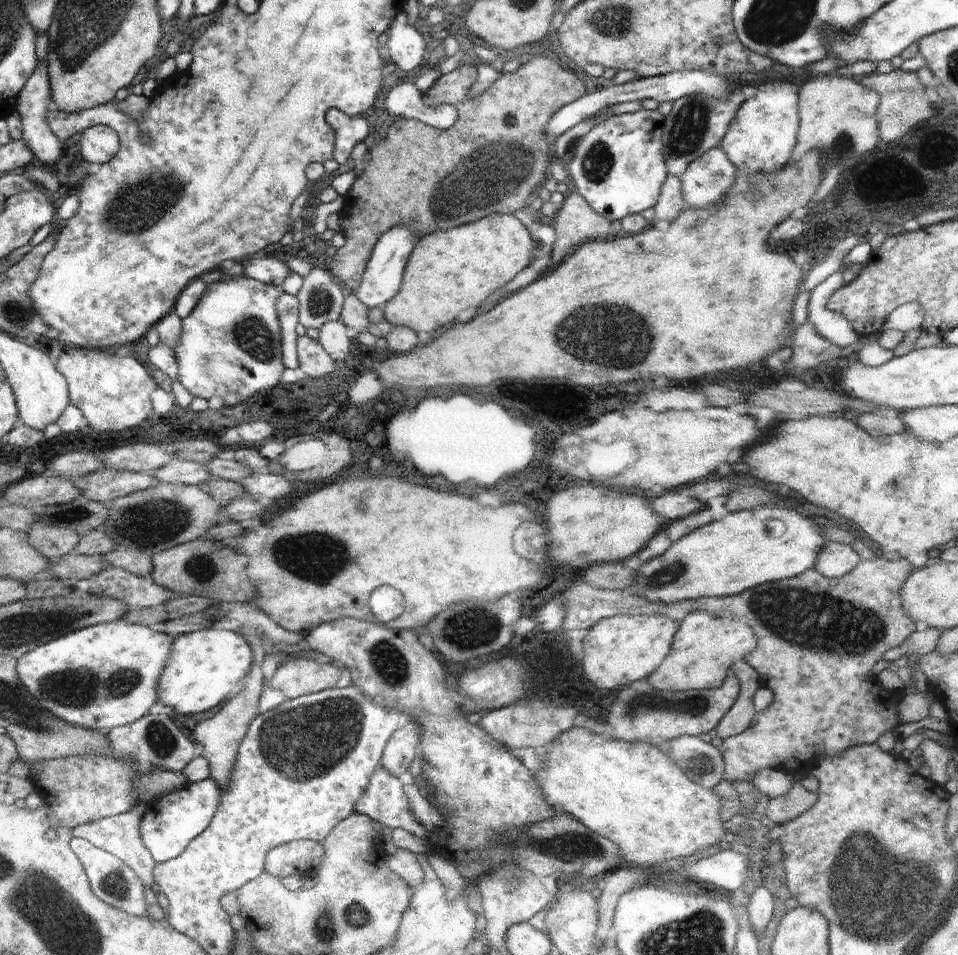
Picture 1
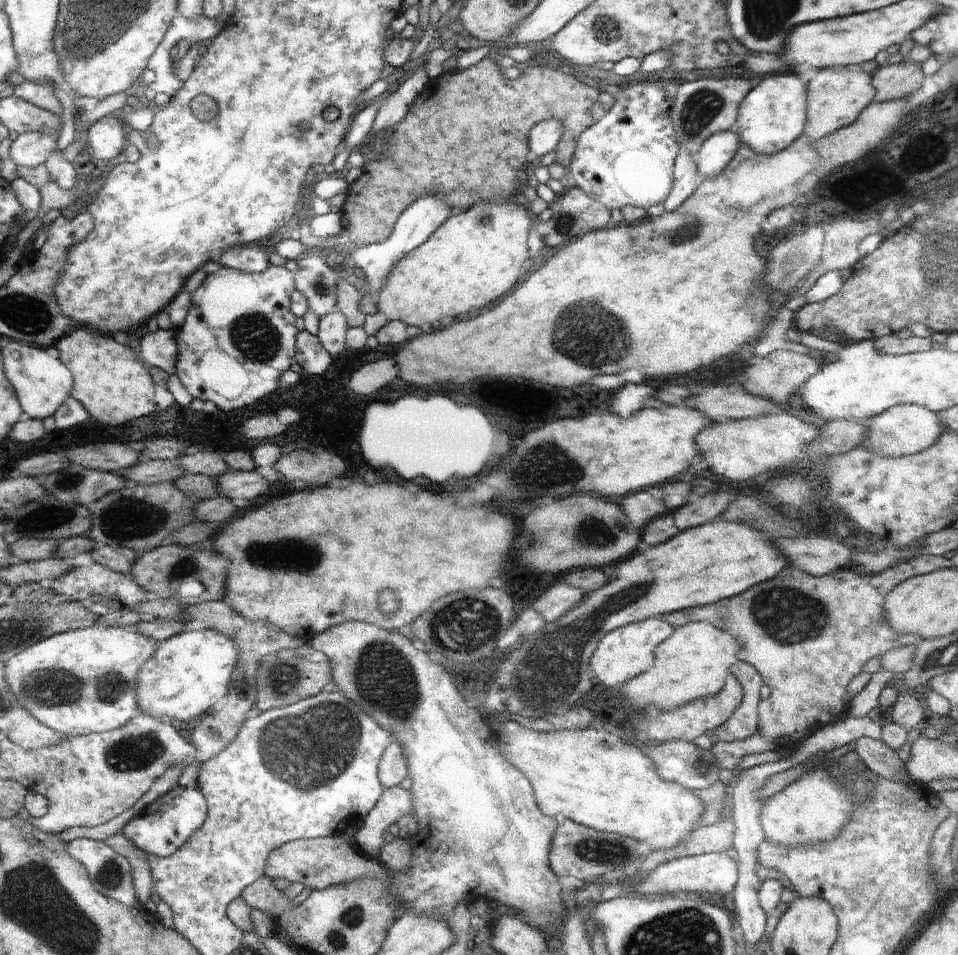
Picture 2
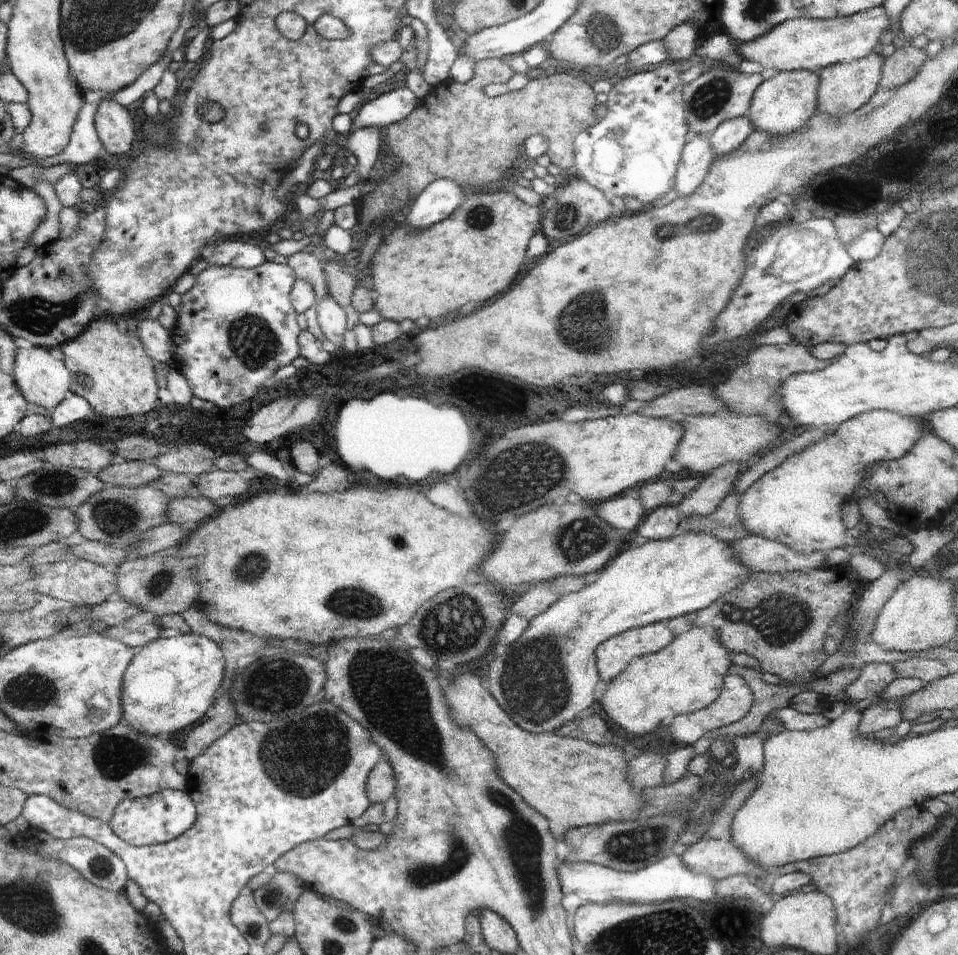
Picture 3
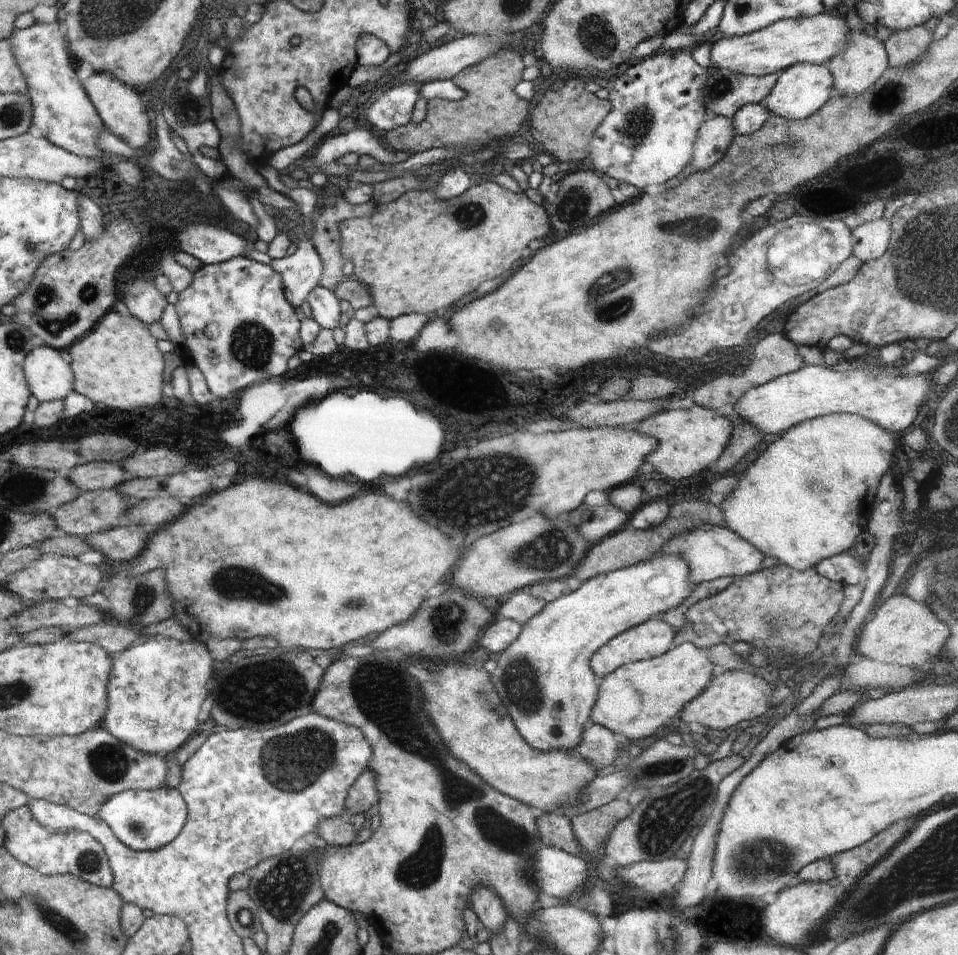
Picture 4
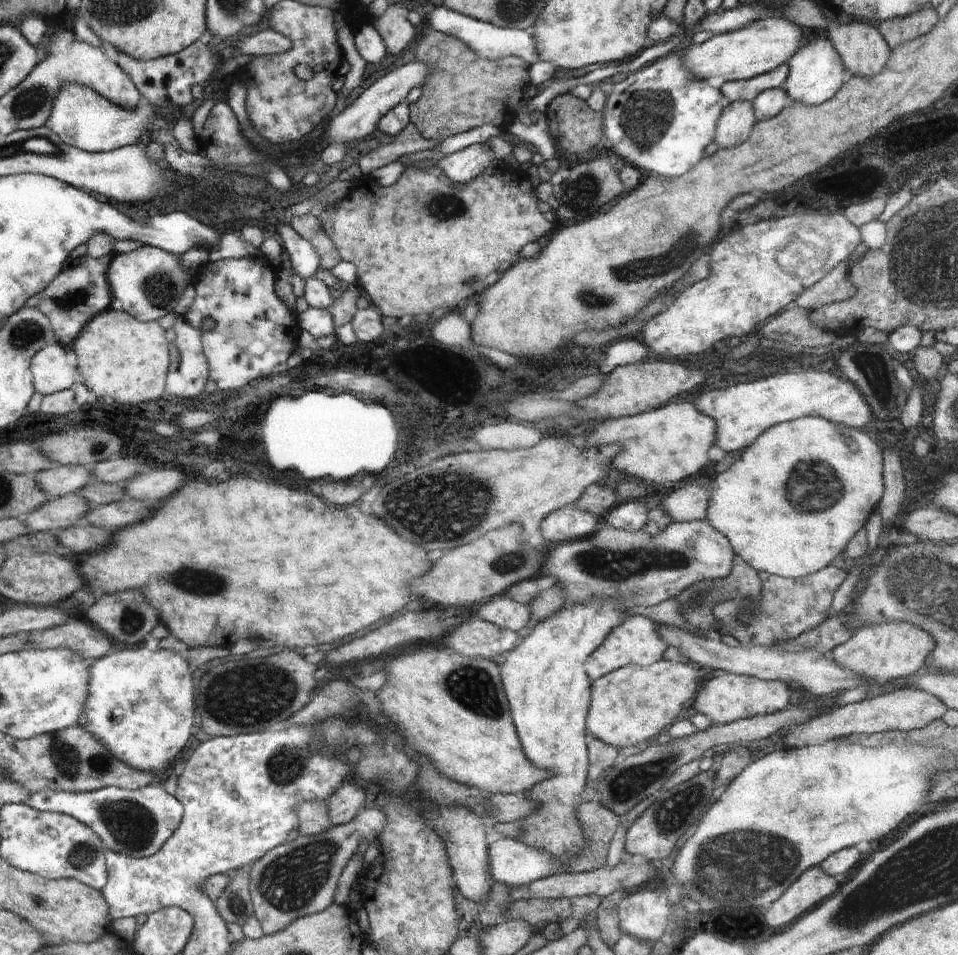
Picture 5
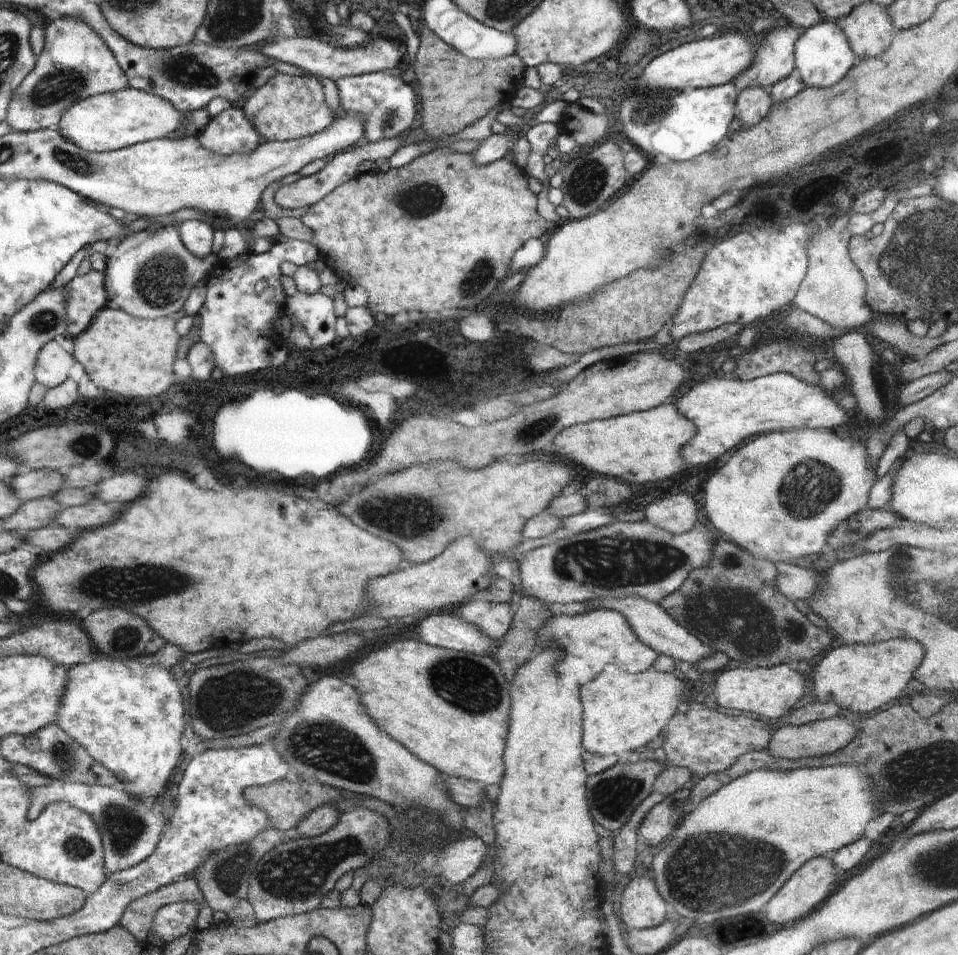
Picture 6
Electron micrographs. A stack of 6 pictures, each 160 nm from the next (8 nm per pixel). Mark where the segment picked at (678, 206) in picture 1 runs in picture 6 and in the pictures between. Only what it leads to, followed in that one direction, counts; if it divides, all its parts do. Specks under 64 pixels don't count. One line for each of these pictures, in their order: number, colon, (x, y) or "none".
2: (686, 177)
3: (697, 155)
4: (714, 137)
5: (734, 126)
6: (753, 103)

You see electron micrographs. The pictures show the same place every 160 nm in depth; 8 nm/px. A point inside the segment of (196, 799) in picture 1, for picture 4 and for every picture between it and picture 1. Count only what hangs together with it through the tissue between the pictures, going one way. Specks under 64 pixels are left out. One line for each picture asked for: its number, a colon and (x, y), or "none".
2: (161, 828)
3: (159, 818)
4: (143, 820)

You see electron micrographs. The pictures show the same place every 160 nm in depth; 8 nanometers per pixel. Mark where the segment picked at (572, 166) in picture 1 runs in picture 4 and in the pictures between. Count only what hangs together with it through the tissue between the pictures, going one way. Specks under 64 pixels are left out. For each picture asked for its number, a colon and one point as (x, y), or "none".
2: (627, 157)
3: (634, 151)
4: (656, 109)

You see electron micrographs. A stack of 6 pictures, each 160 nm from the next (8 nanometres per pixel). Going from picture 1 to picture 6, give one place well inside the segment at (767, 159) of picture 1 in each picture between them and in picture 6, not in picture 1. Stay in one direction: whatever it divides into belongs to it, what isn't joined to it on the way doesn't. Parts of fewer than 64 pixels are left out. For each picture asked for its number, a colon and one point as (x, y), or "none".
2: (774, 113)
3: (781, 104)
4: (801, 89)
5: (817, 72)
6: (823, 55)

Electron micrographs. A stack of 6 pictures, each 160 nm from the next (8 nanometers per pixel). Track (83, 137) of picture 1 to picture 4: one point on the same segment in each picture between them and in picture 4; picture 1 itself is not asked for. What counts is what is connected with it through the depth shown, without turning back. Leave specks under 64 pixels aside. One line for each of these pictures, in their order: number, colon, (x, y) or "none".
2: (105, 137)
3: (114, 125)
4: (123, 112)

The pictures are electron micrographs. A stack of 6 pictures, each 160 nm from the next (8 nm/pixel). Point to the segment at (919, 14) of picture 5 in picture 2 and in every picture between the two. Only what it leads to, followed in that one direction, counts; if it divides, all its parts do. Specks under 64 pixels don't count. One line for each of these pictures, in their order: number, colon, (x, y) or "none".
2: (892, 81)
3: (899, 67)
4: (902, 47)

